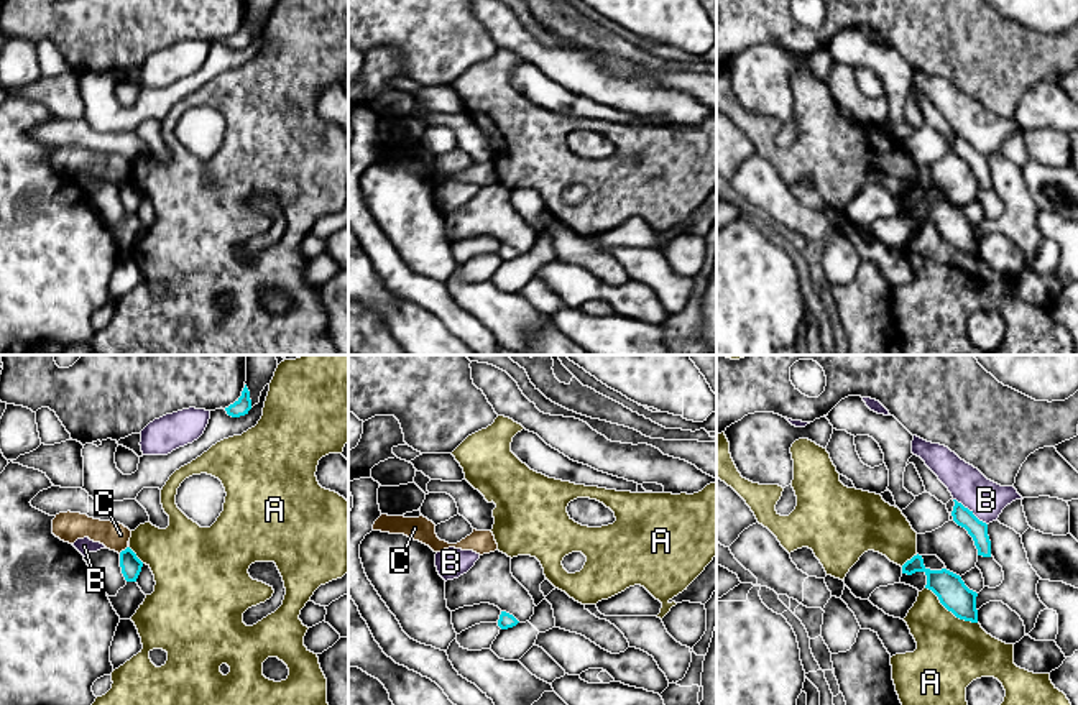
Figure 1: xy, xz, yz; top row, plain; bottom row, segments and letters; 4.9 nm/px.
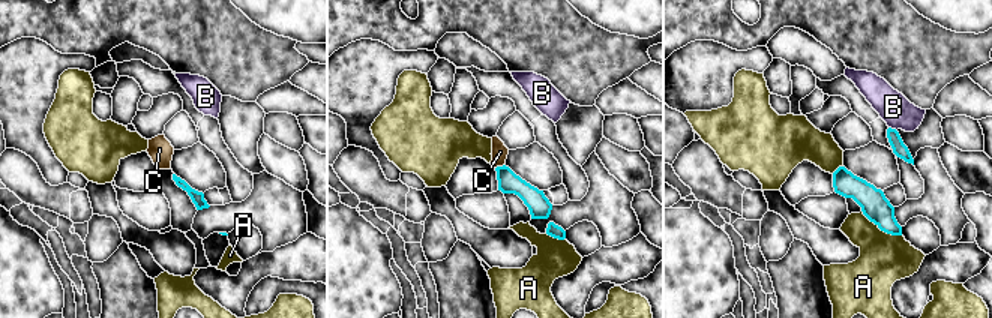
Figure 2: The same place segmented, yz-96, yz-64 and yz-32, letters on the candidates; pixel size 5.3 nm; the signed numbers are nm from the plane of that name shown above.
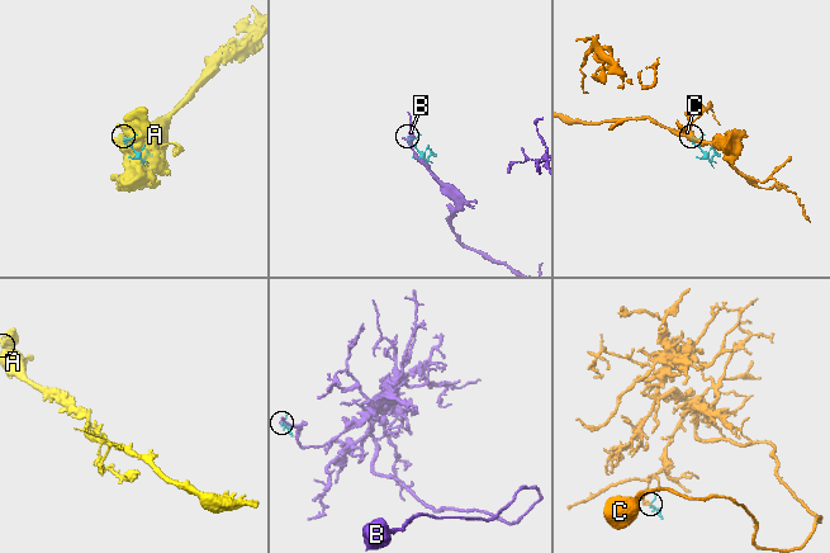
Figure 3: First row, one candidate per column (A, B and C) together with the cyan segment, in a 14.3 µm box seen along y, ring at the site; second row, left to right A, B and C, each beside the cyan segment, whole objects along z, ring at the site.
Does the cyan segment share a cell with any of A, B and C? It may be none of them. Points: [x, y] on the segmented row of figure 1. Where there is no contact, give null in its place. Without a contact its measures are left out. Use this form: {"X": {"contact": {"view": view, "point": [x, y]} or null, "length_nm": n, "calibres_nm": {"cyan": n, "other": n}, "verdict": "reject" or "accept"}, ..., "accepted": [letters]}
{"A": {"contact": {"view": "yz", "point": [950, 610]}, "length_nm": 320, "calibres_nm": {"cyan": 150, "other": 340}, "verdict": "reject"}, "B": {"contact": {"view": "yz", "point": [968, 510]}, "length_nm": 220, "calibres_nm": {"cyan": 90, "other": 180}, "verdict": "reject"}, "C": {"contact": {"view": "xy", "point": [122, 551]}, "length_nm": 60, "calibres_nm": {"cyan": 100, "other": 140}, "verdict": "reject"}, "accepted": []}

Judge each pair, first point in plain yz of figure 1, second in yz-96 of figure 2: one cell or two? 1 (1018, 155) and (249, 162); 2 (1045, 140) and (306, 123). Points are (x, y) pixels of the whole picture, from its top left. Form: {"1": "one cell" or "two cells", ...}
{"1": "one cell", "2": "two cells"}

